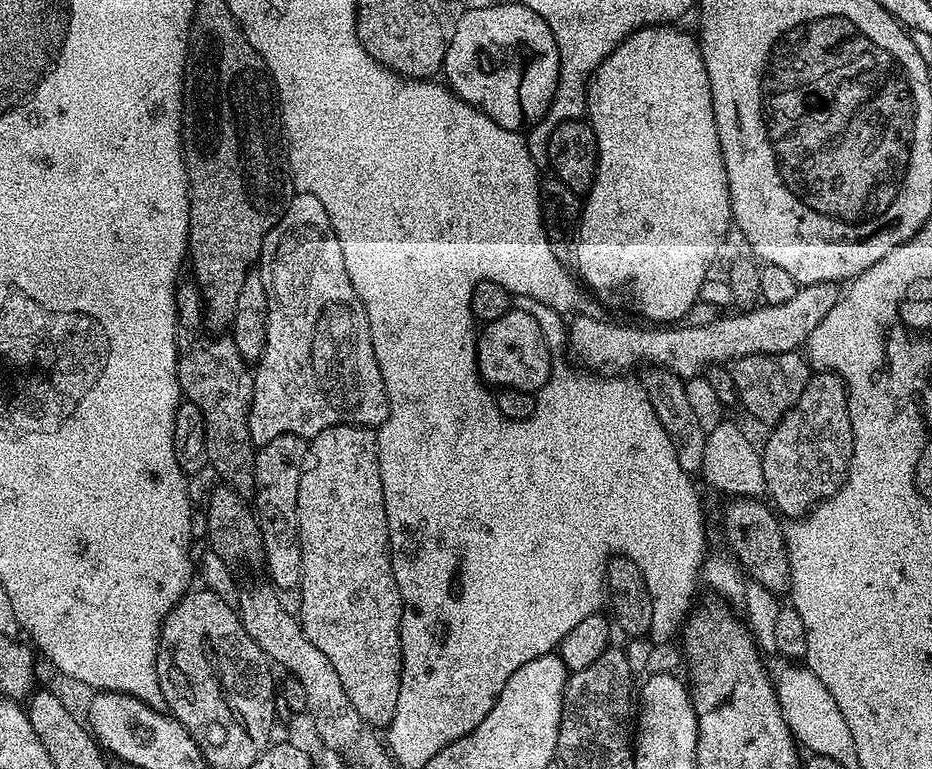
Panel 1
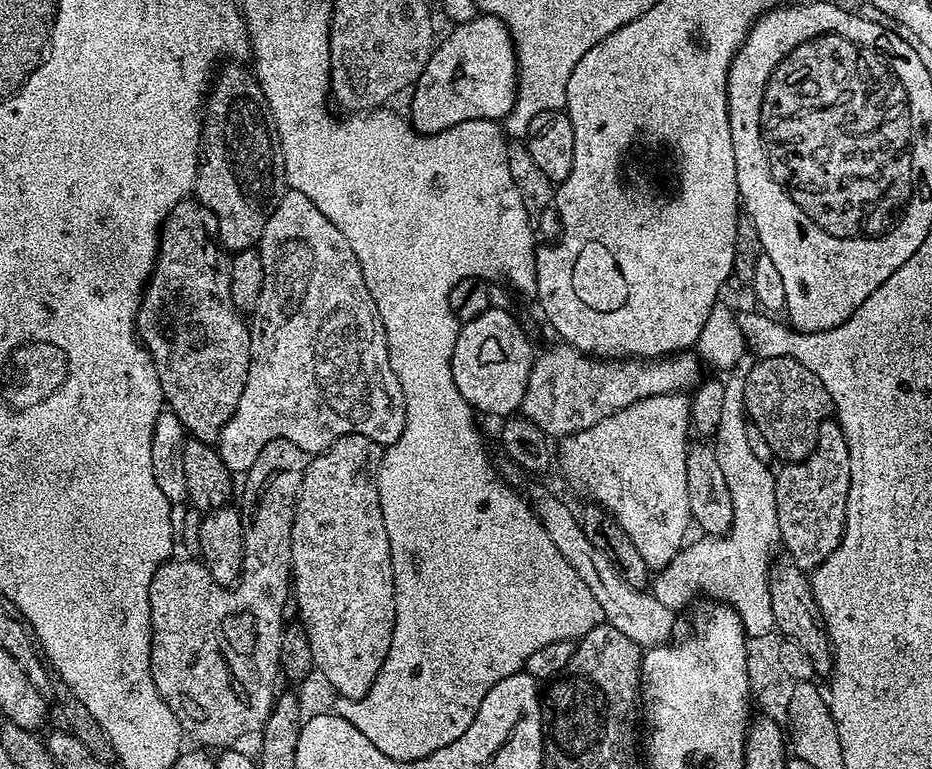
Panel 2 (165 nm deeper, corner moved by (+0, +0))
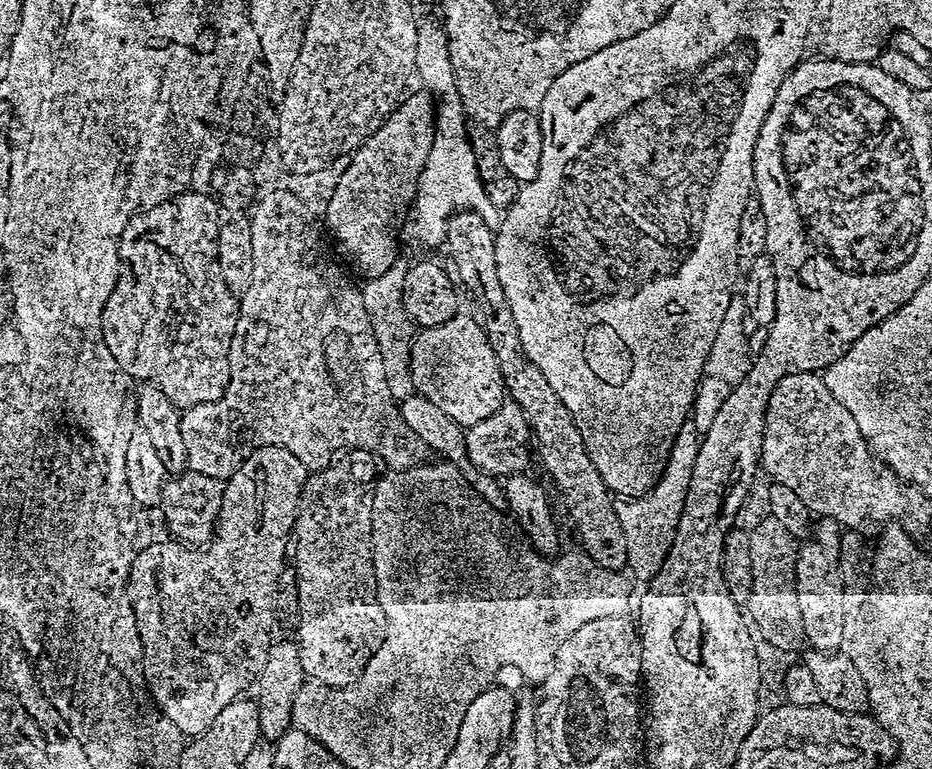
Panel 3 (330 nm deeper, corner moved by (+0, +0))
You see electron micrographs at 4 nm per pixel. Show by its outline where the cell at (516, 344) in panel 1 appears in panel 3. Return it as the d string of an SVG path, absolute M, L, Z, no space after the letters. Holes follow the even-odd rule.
M461 310L446 322L421 327L418 336L424 340L417 339L414 344L414 376L432 388L428 389L431 395L445 405L448 413L487 414L493 412L497 404L504 403L503 370L488 339L487 327L481 321L479 324L474 317L467 316L467 311ZM452 404L456 404L457 409Z

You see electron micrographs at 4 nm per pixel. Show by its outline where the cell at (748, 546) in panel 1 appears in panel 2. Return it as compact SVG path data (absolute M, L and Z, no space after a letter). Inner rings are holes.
M780 554L773 559L768 569L768 585L775 629L785 639L797 642L798 646L805 650L814 665L816 675L829 675L833 664L832 647L822 618L822 610L818 610L818 602L812 593L809 573L800 568L792 556Z

